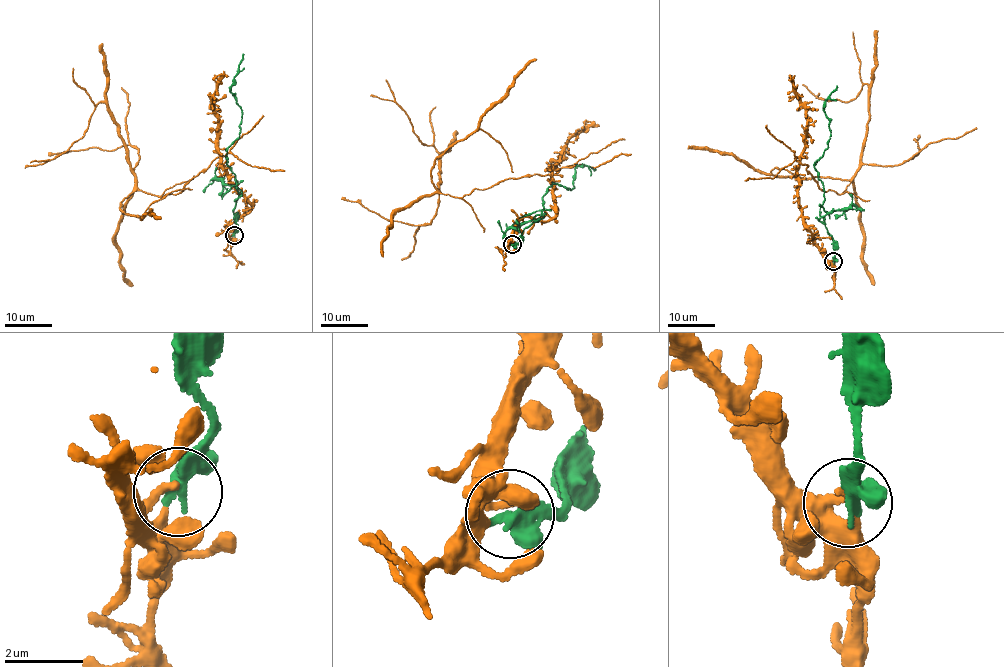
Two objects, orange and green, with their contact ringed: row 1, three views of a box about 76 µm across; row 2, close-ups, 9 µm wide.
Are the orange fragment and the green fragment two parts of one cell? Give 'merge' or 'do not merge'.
do not merge

